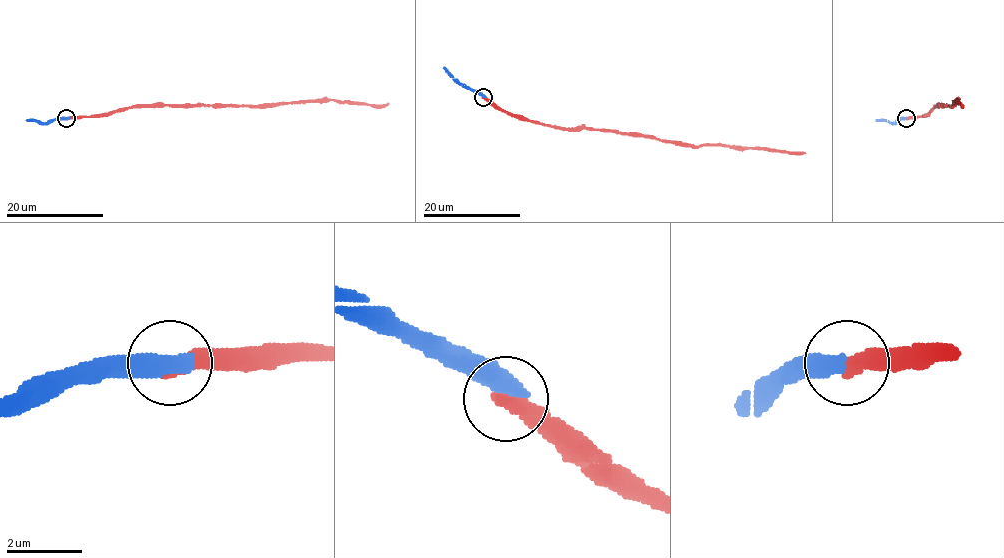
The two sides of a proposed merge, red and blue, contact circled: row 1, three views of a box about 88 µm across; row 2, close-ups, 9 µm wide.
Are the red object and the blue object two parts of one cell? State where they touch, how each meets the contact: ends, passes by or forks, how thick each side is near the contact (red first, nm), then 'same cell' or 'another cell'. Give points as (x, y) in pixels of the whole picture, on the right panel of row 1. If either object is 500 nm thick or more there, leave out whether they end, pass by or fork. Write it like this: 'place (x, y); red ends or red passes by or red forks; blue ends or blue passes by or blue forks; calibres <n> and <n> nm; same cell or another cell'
place (906, 118); calibres 480 and 550 nm; same cell

